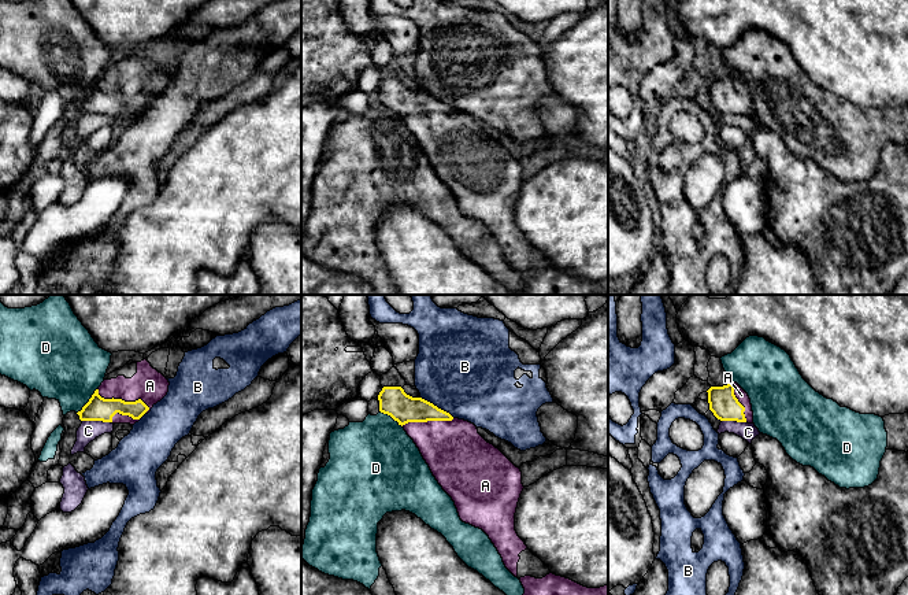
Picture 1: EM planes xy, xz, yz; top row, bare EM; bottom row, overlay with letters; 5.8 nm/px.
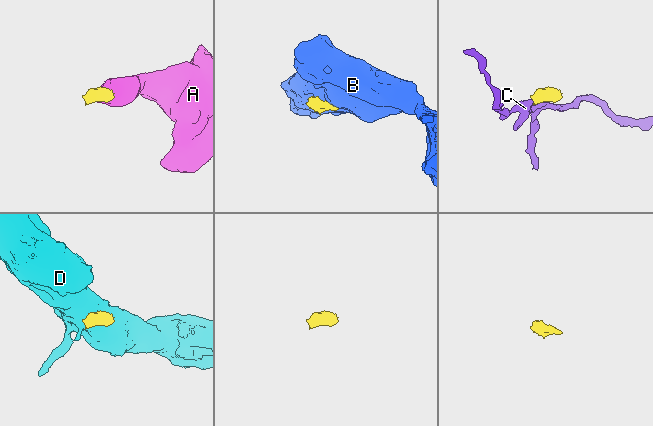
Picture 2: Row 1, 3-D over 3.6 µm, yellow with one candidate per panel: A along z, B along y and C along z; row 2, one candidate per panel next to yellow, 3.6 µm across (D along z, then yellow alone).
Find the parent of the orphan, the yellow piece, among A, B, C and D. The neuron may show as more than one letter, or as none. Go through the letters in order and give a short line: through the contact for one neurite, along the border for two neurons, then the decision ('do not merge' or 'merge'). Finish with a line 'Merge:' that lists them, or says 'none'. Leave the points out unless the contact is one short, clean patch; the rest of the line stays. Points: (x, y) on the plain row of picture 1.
A: line xy (97, 102), (121, 92), (134, 91), (149, 78); merge
B: line xz (421, 89), (454, 110); do not merge
C: line xy (82, 113), (110, 115); do not merge
D: line xy (97, 81), (77, 106); do not merge
Merge: A

